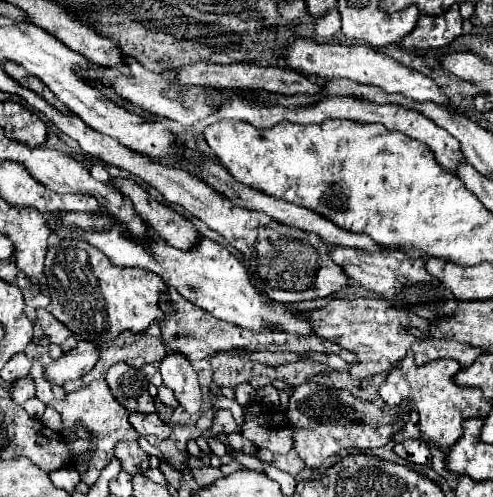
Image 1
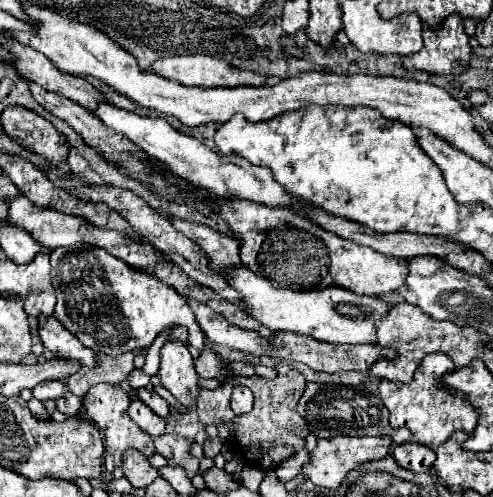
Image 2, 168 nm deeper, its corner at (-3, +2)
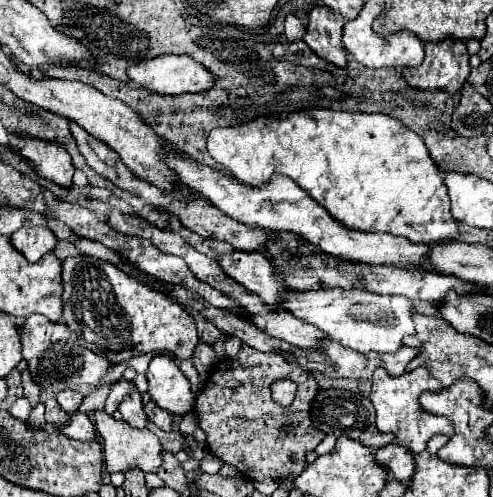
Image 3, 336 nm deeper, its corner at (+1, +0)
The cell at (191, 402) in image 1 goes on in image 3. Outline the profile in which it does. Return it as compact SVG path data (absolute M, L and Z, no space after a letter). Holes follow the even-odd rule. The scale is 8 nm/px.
M154 355L146 371L148 395L164 411L172 415L186 415L192 411L194 395L190 383L180 367L168 355Z

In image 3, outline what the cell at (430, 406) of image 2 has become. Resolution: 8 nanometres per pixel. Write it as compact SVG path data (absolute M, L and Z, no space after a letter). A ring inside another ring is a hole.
M422 367L408 371L400 377L388 377L384 369L374 371L370 401L376 409L376 429L380 433L394 433L396 443L400 447L406 447L414 455L424 451L424 447L432 435L436 435L436 433L452 435L452 425L448 423L448 419L440 419L436 415L428 415L426 411L420 411L418 397L424 391L440 391L440 383L432 375L428 375L428 371L424 371Z

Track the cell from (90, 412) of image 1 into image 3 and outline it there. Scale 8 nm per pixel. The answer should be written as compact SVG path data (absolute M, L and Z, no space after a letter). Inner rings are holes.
M96 411L94 413L94 425L96 431L104 443L104 463L108 473L116 471L130 471L132 467L142 469L144 473L156 473L162 465L162 445L154 433L148 429L136 429L130 427L126 421L116 421L112 415L106 411Z

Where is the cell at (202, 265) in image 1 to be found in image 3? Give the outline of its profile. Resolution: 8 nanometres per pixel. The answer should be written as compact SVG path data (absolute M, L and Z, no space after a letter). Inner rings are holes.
M320 289L304 293L292 291L286 295L286 301L280 303L280 307L292 311L294 317L322 329L332 341L360 353L394 353L404 345L402 339L406 335L414 335L412 317L416 315L416 309L410 299L396 295L382 297L364 289Z

